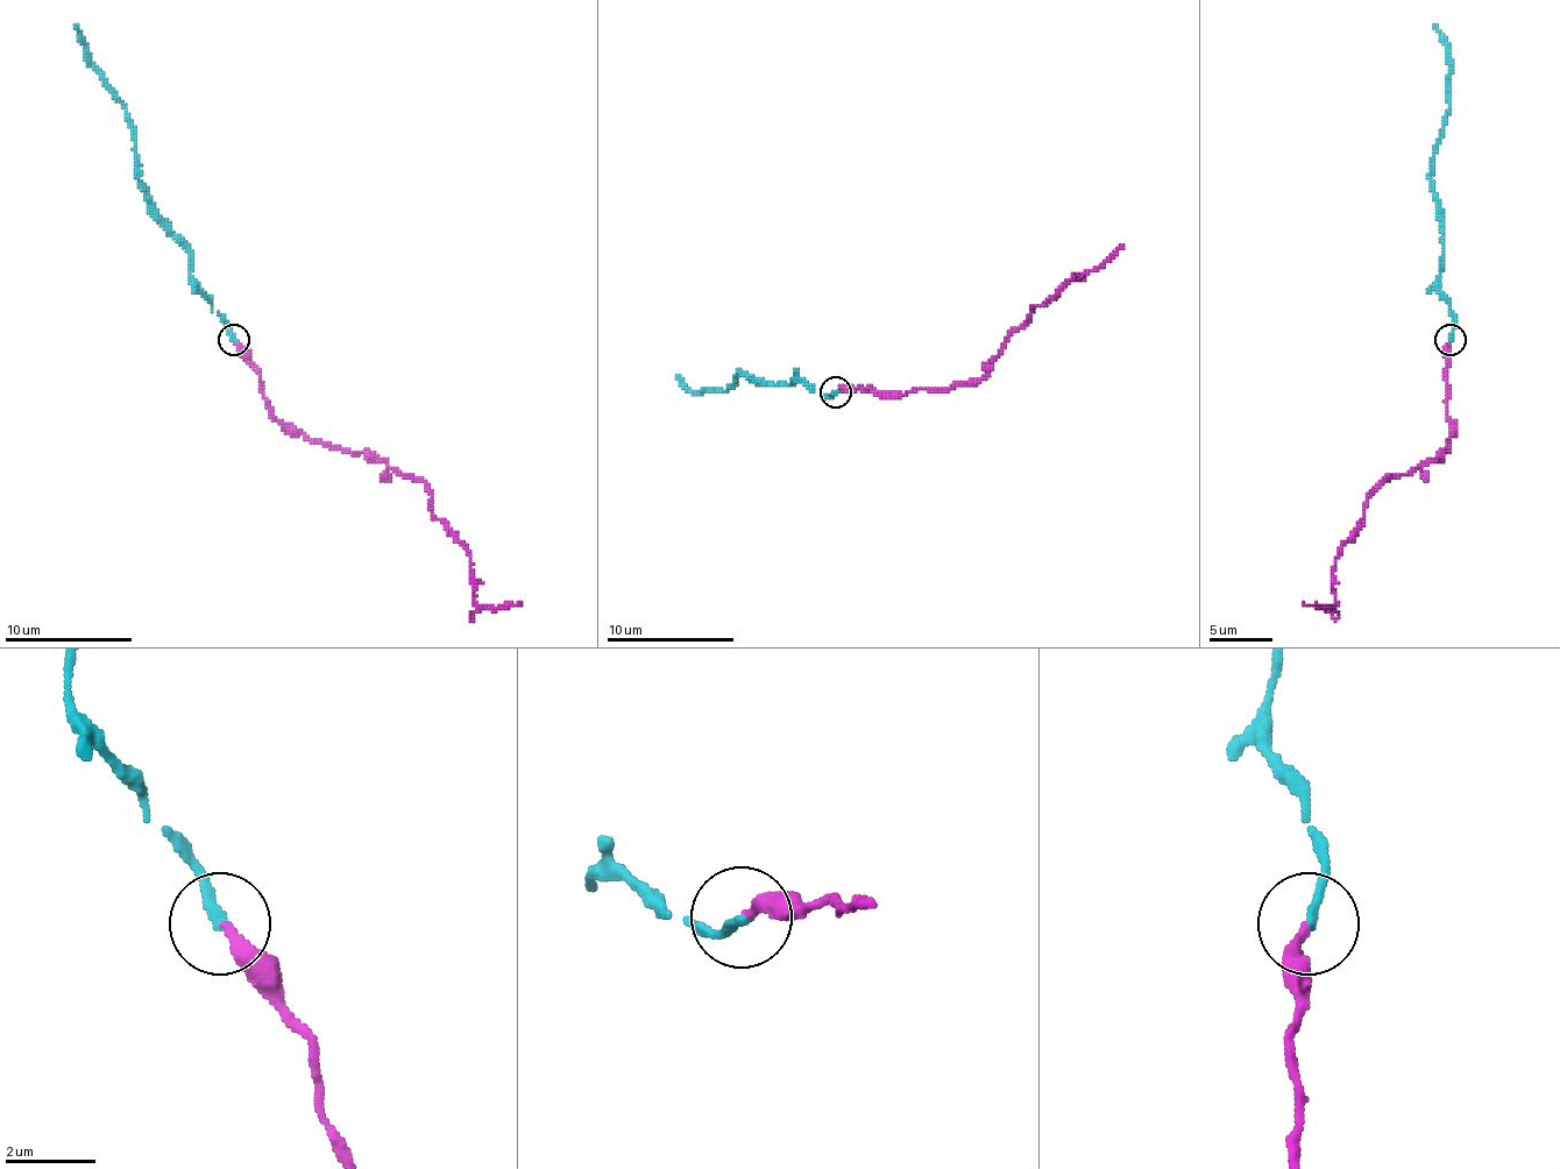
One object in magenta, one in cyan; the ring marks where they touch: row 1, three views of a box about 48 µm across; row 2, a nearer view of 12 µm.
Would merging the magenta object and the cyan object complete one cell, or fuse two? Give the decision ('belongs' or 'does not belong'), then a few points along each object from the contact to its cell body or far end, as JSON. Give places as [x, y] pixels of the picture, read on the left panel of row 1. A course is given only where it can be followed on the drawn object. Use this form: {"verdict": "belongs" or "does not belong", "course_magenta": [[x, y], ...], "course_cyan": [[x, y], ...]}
{"verdict": "does not belong", "course_magenta": [[234, 340], [278, 420], [311, 439], [371, 452], [422, 481], [432, 512], [470, 557], [476, 602], [520, 602]], "course_cyan": [[234, 340], [190, 274], [190, 248], [139, 178], [122, 101], [91, 63], [75, 25]]}

